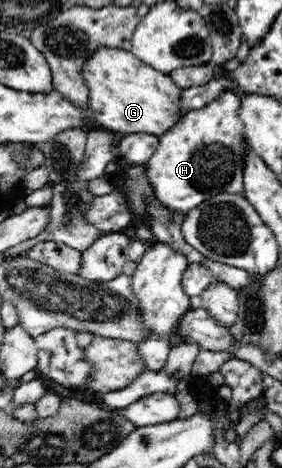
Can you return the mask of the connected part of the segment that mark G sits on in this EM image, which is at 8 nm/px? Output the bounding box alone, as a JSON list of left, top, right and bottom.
[82,47,183,138]

